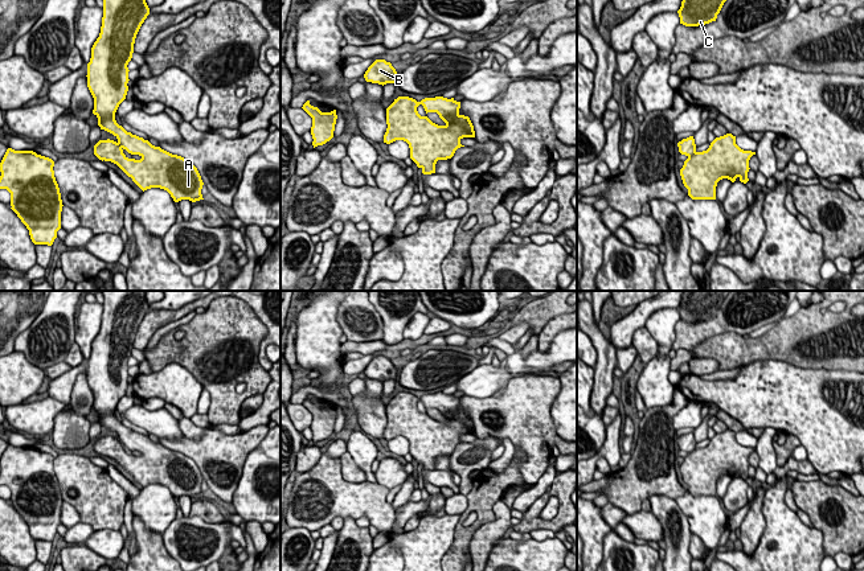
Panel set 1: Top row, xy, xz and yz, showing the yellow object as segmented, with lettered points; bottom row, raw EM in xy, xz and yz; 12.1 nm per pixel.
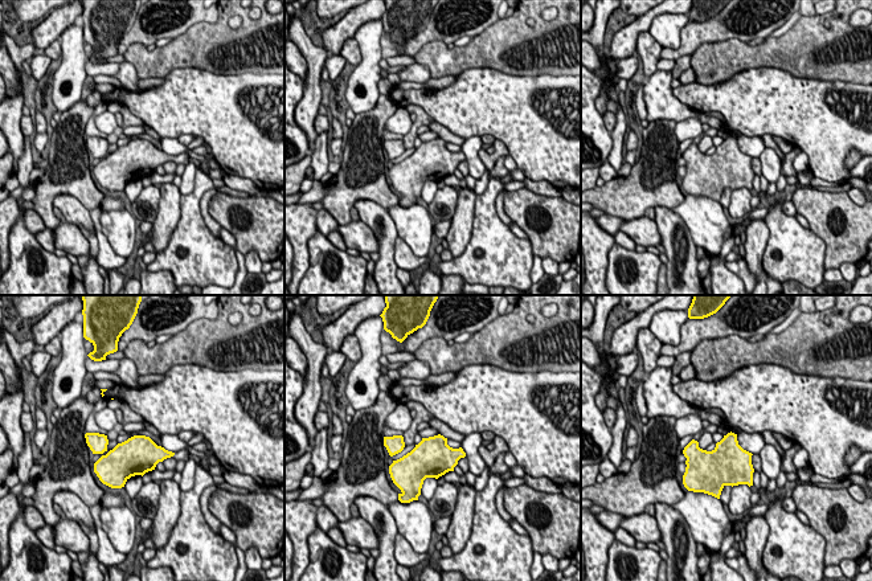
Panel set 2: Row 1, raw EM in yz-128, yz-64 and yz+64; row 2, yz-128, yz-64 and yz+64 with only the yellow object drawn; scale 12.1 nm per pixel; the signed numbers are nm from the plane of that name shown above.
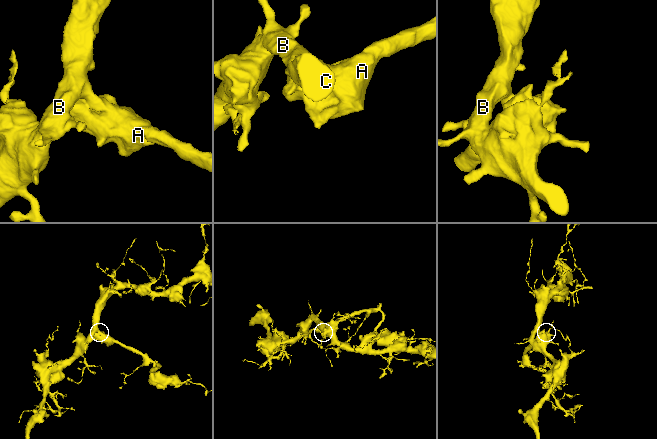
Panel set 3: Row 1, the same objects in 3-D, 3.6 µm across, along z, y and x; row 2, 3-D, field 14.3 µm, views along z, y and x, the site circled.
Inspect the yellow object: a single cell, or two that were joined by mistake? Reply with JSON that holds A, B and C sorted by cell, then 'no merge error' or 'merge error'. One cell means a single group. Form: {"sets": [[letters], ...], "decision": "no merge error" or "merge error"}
{"sets": [["A", "B", "C"]], "decision": "no merge error"}

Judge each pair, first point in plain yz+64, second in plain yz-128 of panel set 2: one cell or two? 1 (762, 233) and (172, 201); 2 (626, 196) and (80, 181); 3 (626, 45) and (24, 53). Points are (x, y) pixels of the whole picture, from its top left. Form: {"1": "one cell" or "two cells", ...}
{"1": "one cell", "2": "one cell", "3": "two cells"}

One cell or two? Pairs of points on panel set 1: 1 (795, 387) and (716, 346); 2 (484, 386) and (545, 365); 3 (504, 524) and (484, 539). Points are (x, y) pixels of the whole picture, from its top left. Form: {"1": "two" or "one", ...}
{"1": "two", "2": "one", "3": "one"}

